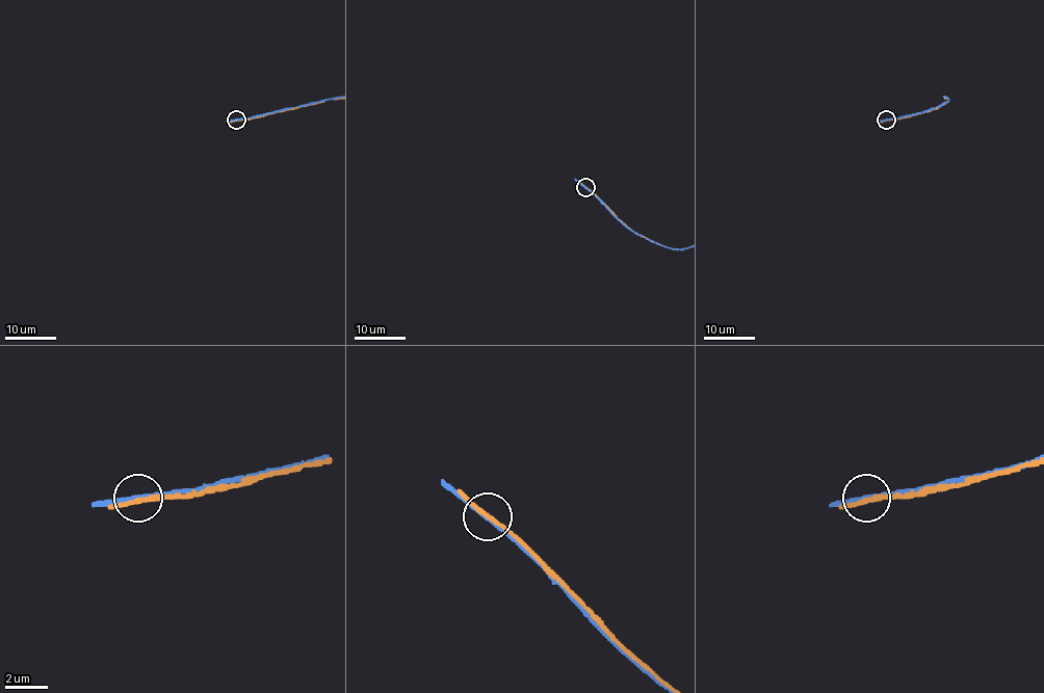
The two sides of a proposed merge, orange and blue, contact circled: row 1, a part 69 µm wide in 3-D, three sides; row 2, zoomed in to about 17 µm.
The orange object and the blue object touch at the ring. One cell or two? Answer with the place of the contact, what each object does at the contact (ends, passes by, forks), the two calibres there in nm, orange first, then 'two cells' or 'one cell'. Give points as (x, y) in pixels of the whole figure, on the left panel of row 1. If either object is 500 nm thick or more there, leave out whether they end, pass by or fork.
(236, 120) | orange passes by | blue passes by | 200/170 nm | two cells

